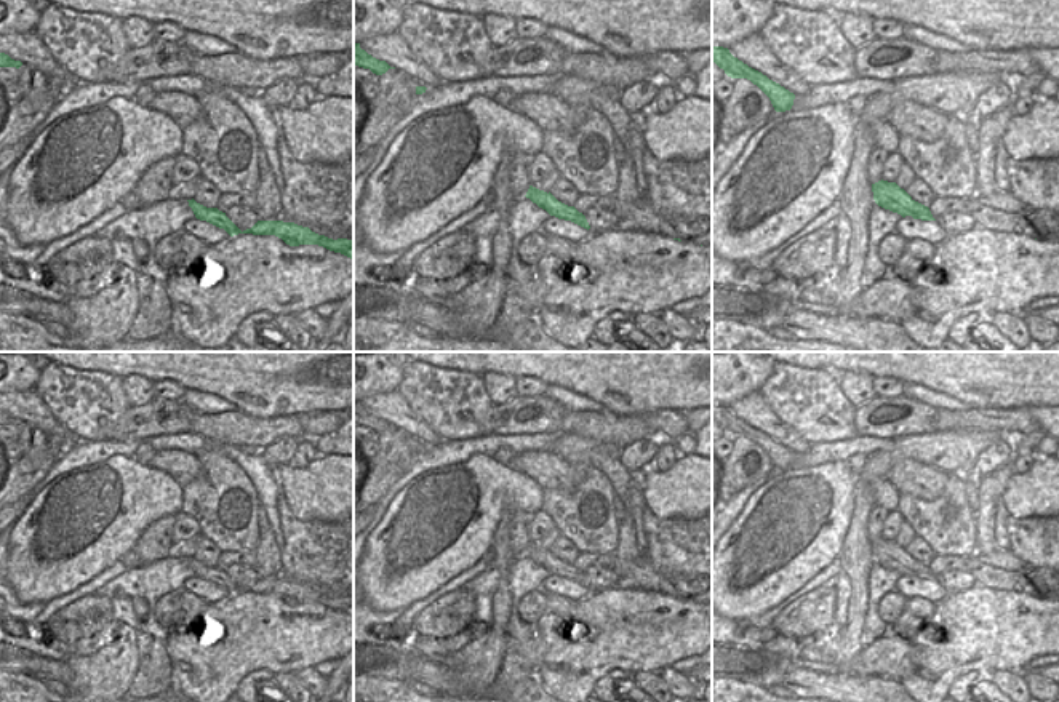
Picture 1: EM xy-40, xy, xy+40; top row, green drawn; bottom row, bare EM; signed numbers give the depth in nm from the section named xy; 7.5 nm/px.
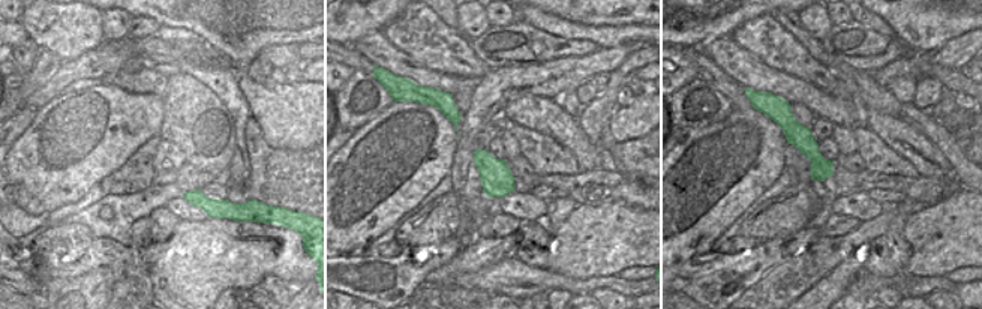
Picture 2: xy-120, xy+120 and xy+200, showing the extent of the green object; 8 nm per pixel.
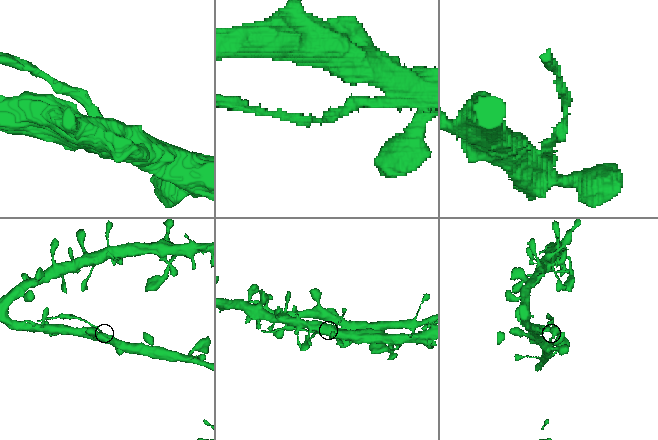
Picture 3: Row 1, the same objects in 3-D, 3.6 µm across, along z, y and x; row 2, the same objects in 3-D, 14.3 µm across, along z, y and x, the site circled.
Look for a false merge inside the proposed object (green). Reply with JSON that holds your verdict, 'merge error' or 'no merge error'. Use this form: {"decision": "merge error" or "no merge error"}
{"decision": "merge error"}

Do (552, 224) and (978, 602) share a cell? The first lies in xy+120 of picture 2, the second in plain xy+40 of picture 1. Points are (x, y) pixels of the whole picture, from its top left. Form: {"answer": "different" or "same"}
{"answer": "different"}

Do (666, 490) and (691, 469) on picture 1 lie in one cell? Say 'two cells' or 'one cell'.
one cell

